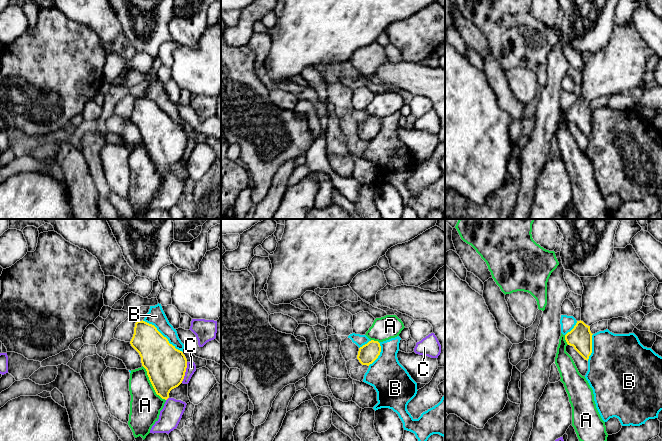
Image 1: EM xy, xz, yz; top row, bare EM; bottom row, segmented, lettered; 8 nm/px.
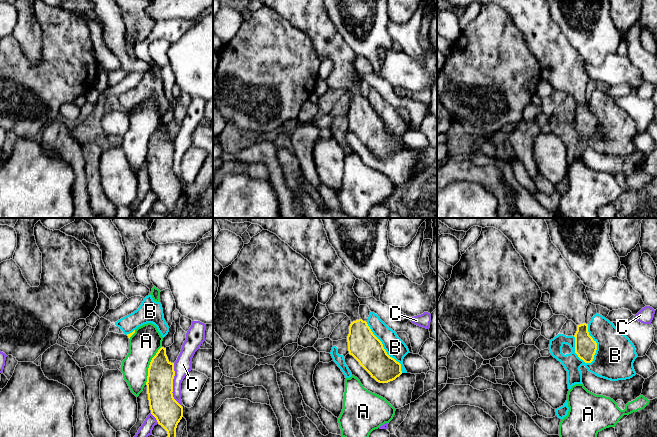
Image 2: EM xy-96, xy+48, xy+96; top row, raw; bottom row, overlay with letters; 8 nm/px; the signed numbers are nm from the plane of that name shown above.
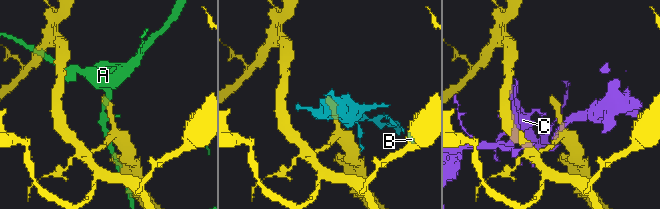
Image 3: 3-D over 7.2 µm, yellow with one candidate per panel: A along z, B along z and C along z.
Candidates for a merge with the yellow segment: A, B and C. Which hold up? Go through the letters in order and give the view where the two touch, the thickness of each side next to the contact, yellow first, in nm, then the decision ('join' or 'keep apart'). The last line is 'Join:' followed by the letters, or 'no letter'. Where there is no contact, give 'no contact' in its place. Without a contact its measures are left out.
A: contact in xy; calibres 320 and 260 nm; keep apart
B: contact in xy; calibres 320 and 140 nm; keep apart
C: contact in xy; calibres 320 and 80 nm; keep apart
Join: no letter

